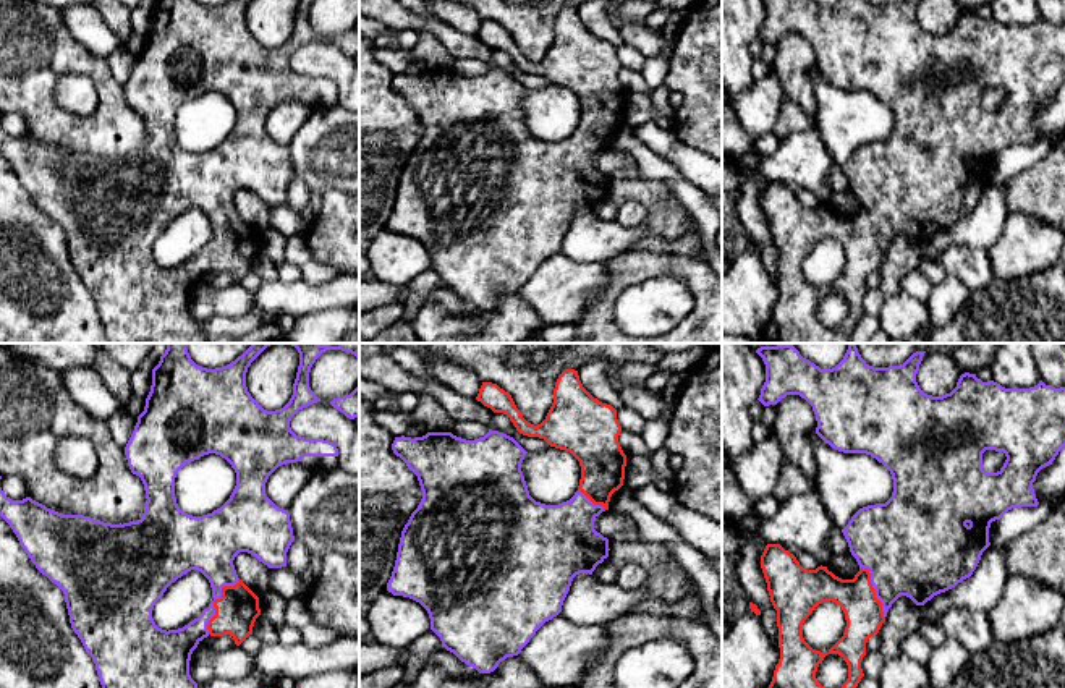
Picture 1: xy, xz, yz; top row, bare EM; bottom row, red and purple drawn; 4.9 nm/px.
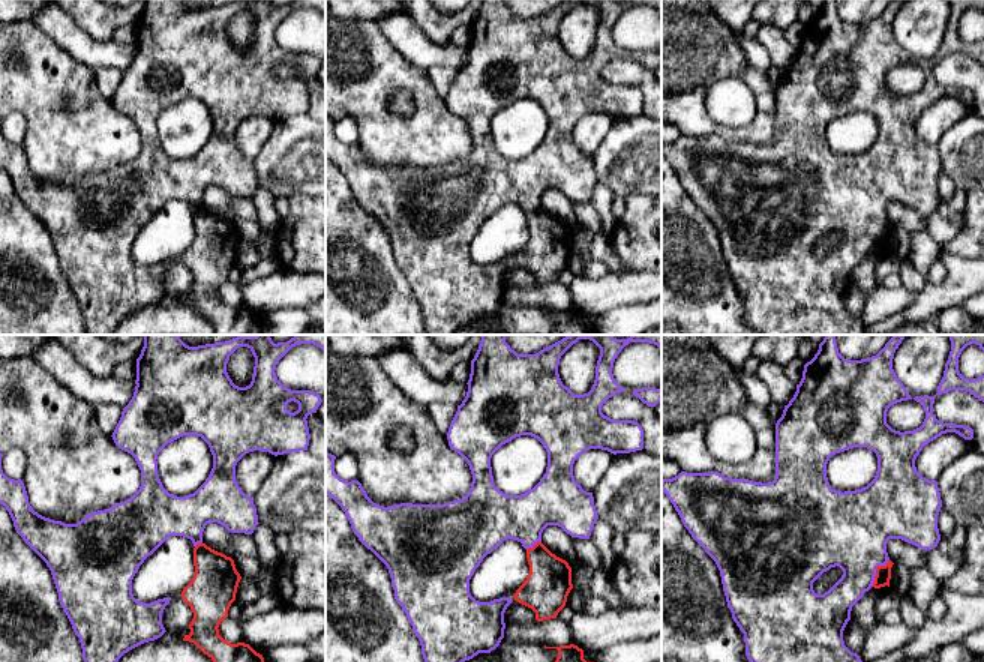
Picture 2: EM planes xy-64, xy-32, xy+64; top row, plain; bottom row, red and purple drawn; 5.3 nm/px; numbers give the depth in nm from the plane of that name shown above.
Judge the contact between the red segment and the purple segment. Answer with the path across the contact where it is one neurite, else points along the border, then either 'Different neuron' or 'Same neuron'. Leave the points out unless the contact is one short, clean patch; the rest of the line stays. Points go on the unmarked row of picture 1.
Same neuron

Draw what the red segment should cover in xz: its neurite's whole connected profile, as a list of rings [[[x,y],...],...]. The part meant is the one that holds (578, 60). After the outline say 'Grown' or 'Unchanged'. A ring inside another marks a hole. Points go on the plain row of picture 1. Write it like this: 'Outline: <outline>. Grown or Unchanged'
Outline: [[[565,6],[558,13],[554,40],[537,63],[523,55],[511,32],[497,21],[482,19],[476,37],[494,50],[507,52],[520,71],[544,76],[550,84],[570,89],[581,104],[575,133],[558,142],[545,142],[529,133],[521,108],[528,89],[503,70],[489,66],[474,78],[452,70],[427,70],[414,76],[395,74],[392,81],[393,91],[418,113],[422,136],[401,168],[387,228],[419,240],[427,248],[431,267],[440,275],[442,285],[479,311],[490,311],[507,295],[518,293],[536,269],[562,249],[576,212],[592,212],[609,194],[609,176],[594,167],[594,157],[609,147],[612,131],[623,123],[626,92],[618,79],[622,63],[617,47],[594,36],[575,6]]]. Grown

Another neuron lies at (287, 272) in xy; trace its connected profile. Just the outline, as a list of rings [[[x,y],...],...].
[[[286,261],[277,267],[277,274],[278,274],[278,280],[282,280],[285,283],[295,283],[303,278],[301,269]]]

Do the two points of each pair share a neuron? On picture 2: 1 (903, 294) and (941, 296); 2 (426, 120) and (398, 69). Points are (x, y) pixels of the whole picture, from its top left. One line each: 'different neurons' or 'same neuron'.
1: different neurons
2: same neuron

